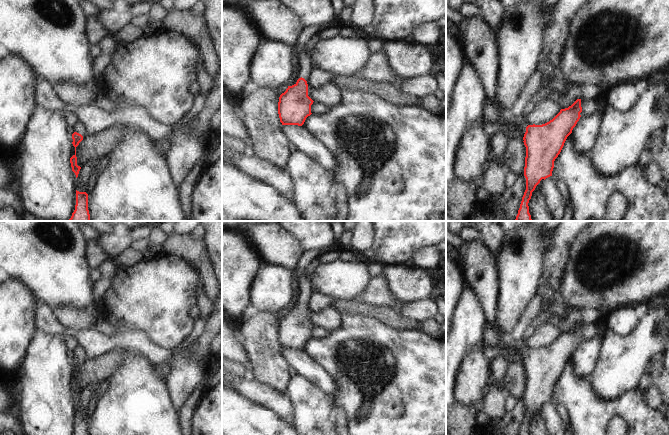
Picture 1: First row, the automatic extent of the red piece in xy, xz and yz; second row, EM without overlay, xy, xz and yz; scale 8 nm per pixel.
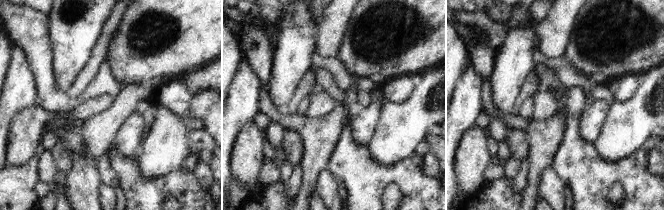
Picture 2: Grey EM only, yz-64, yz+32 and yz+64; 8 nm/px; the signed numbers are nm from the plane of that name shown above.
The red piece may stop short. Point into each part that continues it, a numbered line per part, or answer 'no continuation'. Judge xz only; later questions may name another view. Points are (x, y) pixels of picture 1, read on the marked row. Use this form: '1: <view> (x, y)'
1: xz (304, 63)

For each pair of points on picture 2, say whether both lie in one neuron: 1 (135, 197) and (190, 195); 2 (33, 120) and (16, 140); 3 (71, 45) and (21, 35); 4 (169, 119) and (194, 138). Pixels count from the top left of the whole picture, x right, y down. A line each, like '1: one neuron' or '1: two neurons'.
1: one neuron
2: one neuron
3: two neurons
4: two neurons

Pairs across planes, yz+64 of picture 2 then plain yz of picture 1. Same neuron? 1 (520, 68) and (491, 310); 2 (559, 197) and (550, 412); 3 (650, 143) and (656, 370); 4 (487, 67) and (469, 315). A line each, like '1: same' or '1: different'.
1: different
2: same
3: different
4: different

